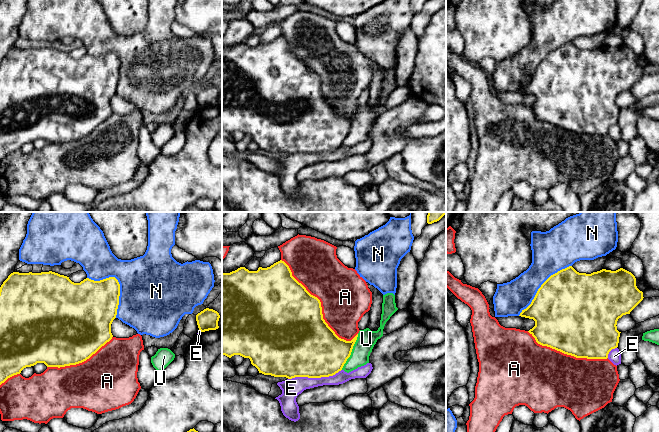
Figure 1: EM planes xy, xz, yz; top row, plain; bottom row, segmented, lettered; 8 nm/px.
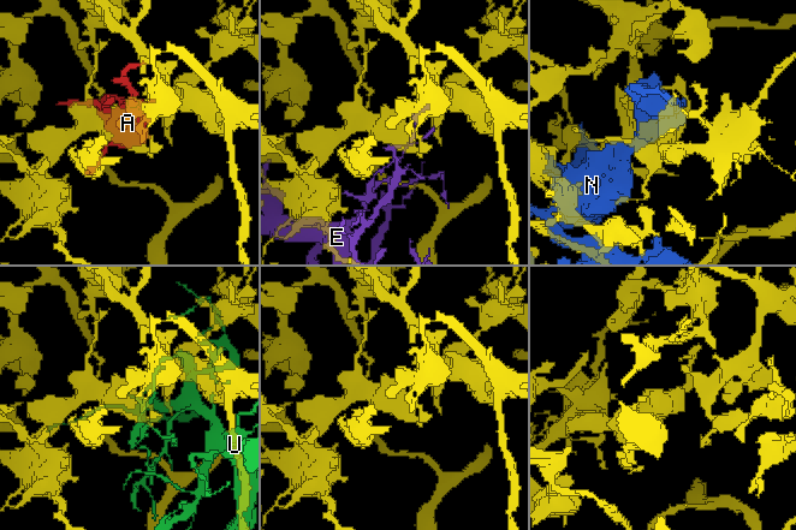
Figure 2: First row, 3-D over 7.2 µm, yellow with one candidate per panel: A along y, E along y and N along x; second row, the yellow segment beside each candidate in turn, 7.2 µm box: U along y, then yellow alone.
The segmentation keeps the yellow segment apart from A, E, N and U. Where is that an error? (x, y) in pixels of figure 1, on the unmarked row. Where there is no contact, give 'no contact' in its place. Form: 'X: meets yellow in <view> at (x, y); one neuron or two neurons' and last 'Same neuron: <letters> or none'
A: meets yellow in xz at (320, 79); one neuron
E: meets yellow in xz at (314, 153); two neurons
N: meets yellow in xy at (119, 60); two neurons
U: meets yellow in xz at (351, 127); two neurons
Same neuron: A

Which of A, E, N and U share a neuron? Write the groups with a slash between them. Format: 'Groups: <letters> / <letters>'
Groups: A / E / N / U

